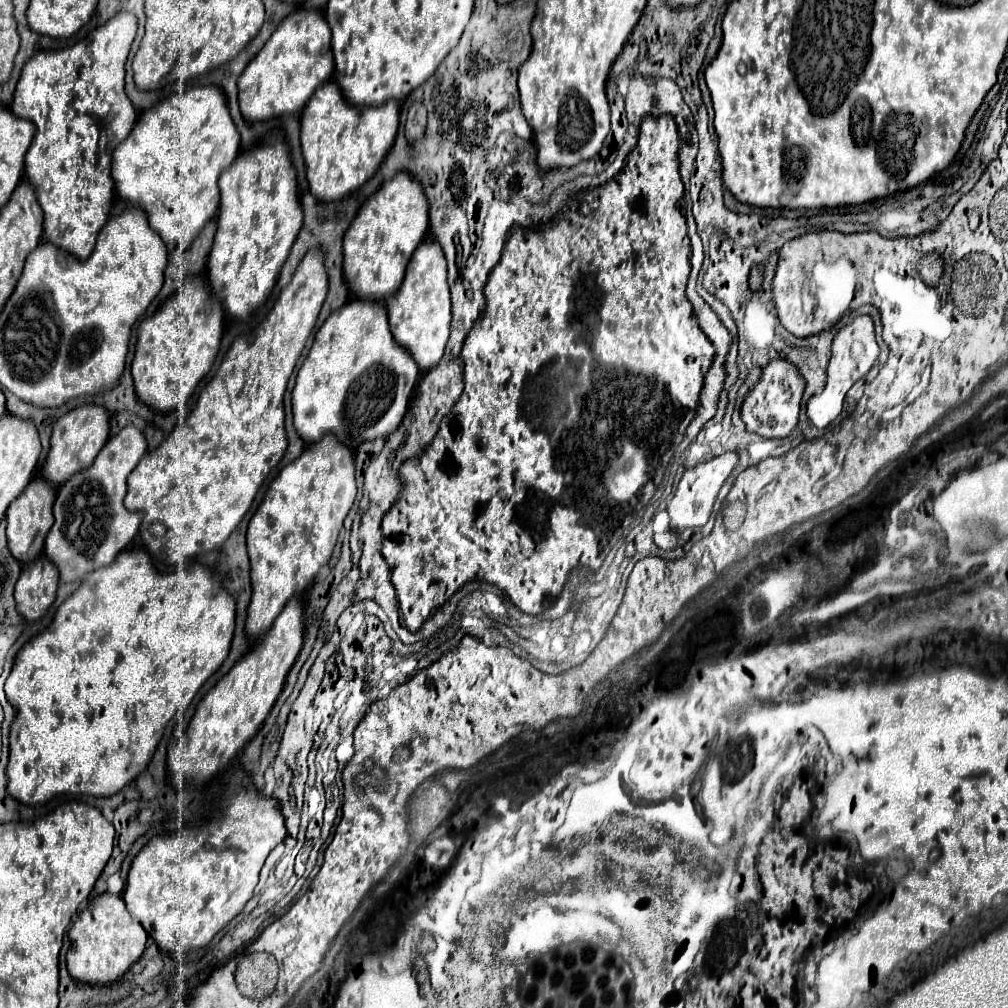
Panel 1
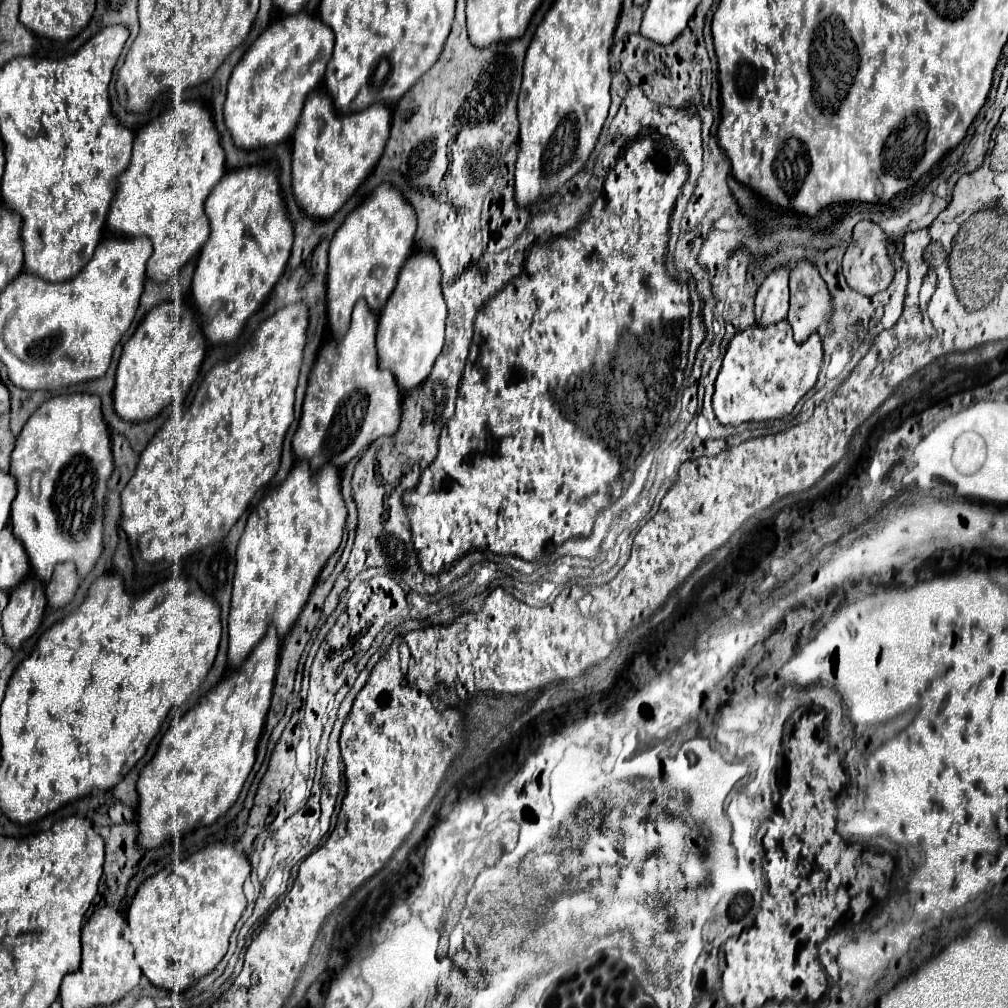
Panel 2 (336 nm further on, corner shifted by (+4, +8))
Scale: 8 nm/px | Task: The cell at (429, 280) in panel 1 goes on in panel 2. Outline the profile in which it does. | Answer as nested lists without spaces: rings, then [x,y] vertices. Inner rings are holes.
[[[425,250],[425,254],[413,252],[399,272],[397,286],[395,286],[393,294],[389,296],[385,308],[379,316],[379,328],[377,328],[377,350],[379,350],[381,368],[387,368],[395,374],[401,390],[407,392],[407,390],[417,388],[431,374],[431,368],[433,368],[433,364],[435,364],[435,360],[437,360],[437,356],[441,354],[441,348],[443,348],[445,320],[447,320],[447,304],[445,304],[445,298],[443,298],[443,292],[441,292],[439,262],[427,250]]]

